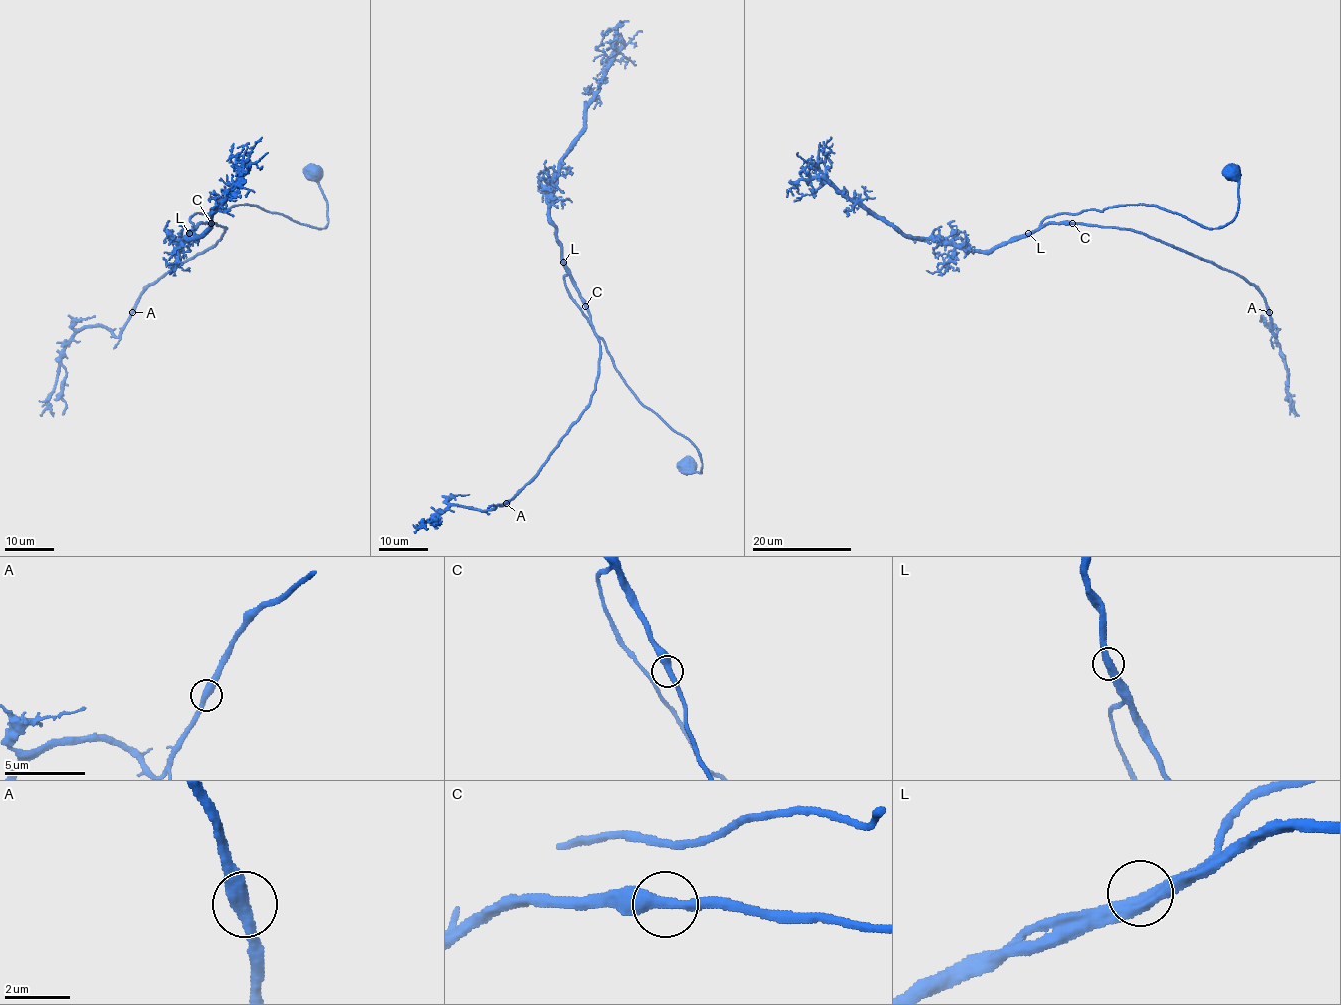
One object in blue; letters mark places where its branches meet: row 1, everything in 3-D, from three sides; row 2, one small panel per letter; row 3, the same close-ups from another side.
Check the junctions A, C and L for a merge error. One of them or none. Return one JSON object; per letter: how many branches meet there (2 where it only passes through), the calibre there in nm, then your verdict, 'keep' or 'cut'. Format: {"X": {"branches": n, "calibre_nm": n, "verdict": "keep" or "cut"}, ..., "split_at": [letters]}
{"A": {"branches": 2, "calibre_nm": 440, "verdict": "keep"}, "C": {"branches": 2, "calibre_nm": 400, "verdict": "keep"}, "L": {"branches": 2, "calibre_nm": 420, "verdict": "keep"}, "split_at": []}

